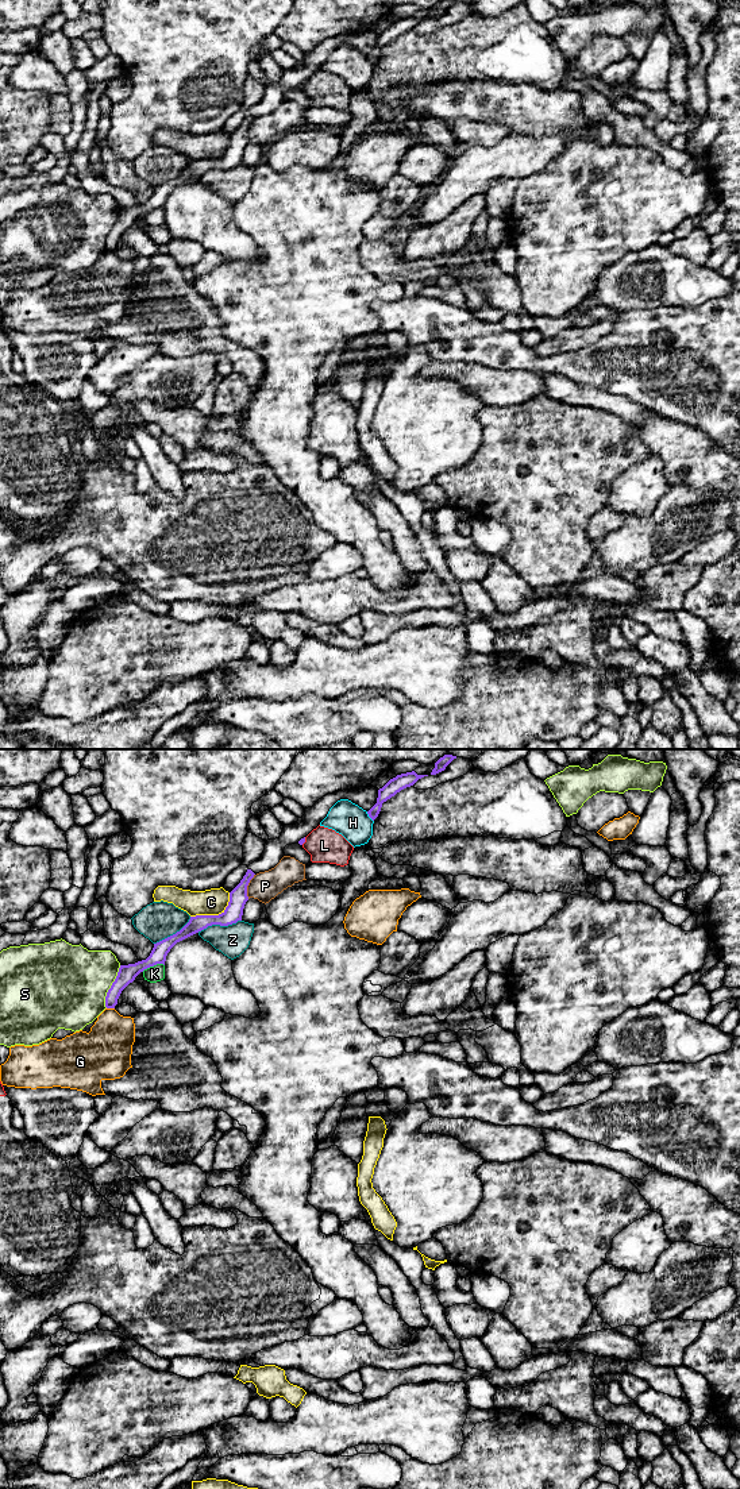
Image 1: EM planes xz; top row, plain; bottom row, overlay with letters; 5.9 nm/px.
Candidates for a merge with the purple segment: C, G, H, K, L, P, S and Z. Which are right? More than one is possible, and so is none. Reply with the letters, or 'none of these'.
none of these

